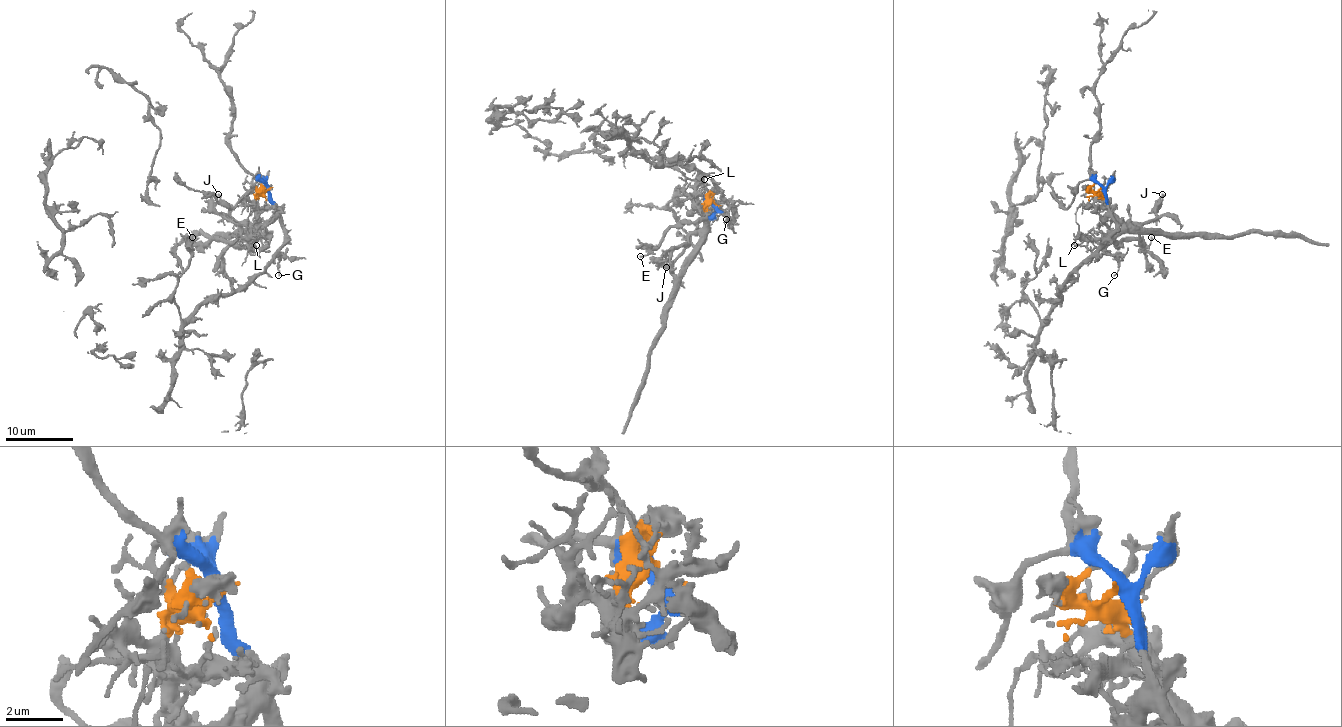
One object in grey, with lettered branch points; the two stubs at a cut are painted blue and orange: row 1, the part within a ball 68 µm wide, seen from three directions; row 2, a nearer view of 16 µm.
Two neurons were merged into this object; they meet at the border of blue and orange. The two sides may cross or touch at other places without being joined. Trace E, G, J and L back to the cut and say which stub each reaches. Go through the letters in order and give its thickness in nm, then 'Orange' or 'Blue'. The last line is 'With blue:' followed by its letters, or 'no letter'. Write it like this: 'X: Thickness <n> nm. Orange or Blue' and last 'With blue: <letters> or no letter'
E: Thickness 150 nm. Orange
G: Thickness 120 nm. Blue
J: Thickness 160 nm. Orange
L: Thickness 130 nm. Orange
With blue: G

